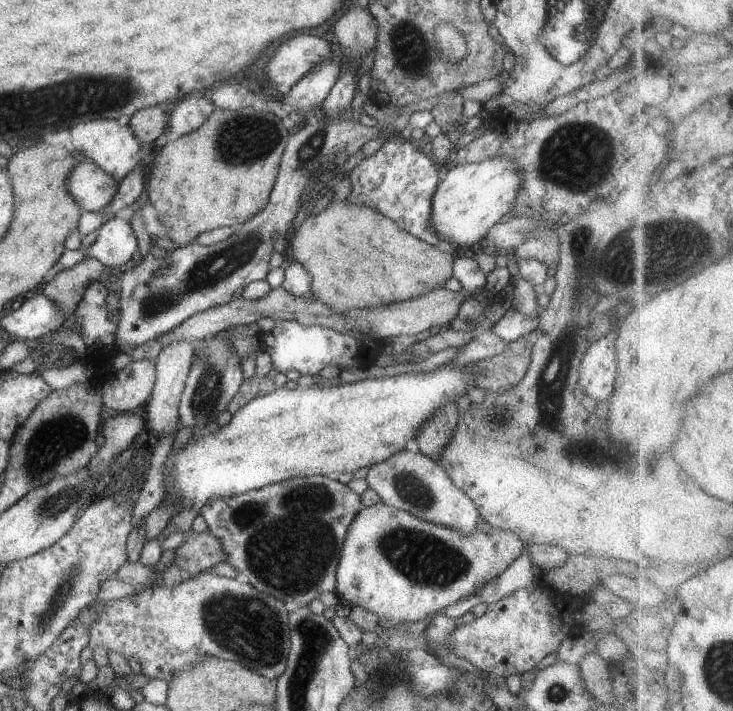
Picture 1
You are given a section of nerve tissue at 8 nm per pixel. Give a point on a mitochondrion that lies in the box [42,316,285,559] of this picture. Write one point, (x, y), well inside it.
(205, 397)

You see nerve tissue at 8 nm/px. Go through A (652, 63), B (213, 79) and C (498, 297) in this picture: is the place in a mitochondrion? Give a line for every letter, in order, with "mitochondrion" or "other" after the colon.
A: other
B: other
C: other

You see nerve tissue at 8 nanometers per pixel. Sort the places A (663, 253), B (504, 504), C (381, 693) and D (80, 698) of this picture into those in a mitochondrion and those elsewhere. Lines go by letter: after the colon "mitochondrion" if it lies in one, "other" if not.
A: mitochondrion
B: other
C: mitochondrion
D: other

